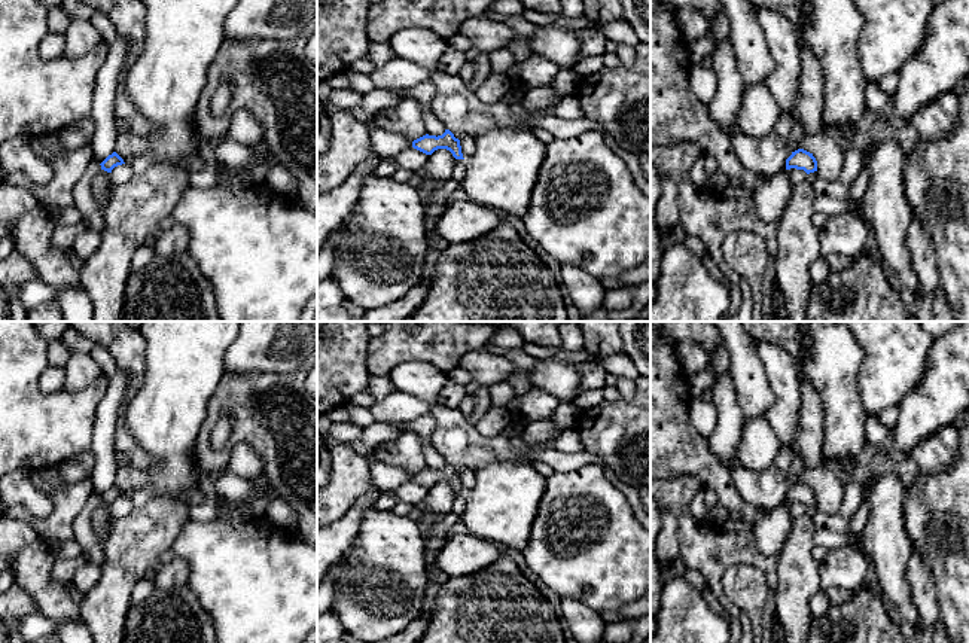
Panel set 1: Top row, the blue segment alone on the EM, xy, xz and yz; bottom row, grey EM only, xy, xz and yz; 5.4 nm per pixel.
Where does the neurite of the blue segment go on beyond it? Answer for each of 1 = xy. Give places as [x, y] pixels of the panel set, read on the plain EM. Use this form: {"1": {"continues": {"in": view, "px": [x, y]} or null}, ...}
{"1": {"continues": null}}

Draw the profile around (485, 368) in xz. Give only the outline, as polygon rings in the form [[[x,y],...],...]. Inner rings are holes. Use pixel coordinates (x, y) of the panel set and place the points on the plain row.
[[[485,348],[467,351],[457,366],[469,371],[473,381],[482,387],[506,381],[514,372],[514,365],[508,359],[494,356]]]

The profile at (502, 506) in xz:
[[[496,460],[475,470],[475,485],[466,494],[461,521],[469,533],[522,551],[543,496],[546,479],[527,463]]]

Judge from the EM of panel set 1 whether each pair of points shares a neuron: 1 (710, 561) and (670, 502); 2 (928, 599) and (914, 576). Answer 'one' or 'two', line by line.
1: one
2: one

